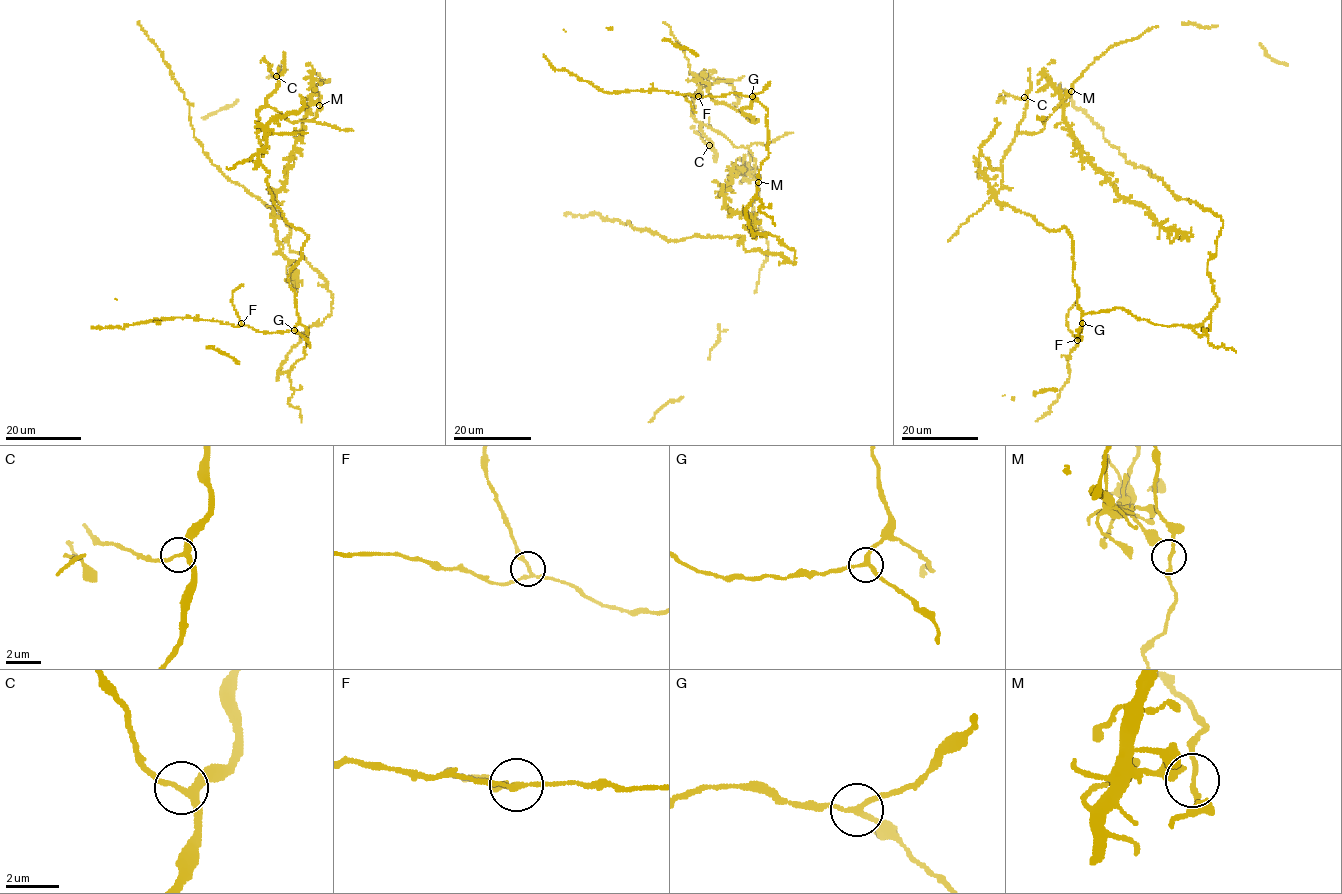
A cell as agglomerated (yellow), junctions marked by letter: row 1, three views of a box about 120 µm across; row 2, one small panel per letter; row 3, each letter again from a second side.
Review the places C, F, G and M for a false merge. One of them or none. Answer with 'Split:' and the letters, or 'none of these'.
Split: F

